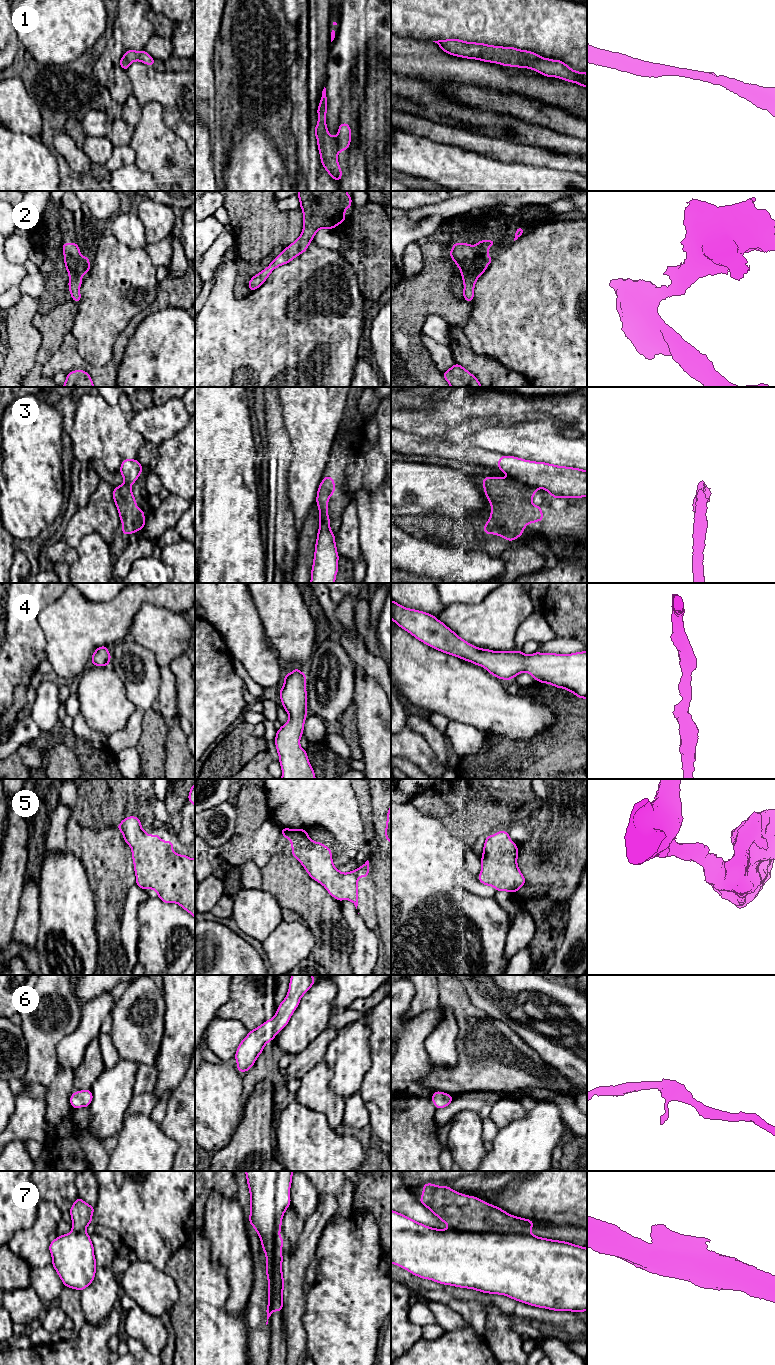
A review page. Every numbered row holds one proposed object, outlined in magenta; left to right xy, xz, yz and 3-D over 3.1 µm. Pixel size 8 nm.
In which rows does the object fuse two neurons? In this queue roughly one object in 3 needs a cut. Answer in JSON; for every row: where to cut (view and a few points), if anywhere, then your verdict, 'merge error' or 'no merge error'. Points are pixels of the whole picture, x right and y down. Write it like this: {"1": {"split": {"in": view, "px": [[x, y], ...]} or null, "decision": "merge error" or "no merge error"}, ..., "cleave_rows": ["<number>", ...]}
{"1": {"split": null, "decision": "no merge error"}, "2": {"split": null, "decision": "no merge error"}, "3": {"split": {"in": "yz", "px": [[510, 477], [536, 487]]}, "decision": "merge error"}, "4": {"split": null, "decision": "no merge error"}, "5": {"split": null, "decision": "no merge error"}, "6": {"split": null, "decision": "no merge error"}, "7": {"split": {"in": "yz", "px": [[451, 1228], [457, 1231], [471, 1232], [529, 1231]]}, "decision": "merge error"}, "cleave_rows": ["3", "7"]}

